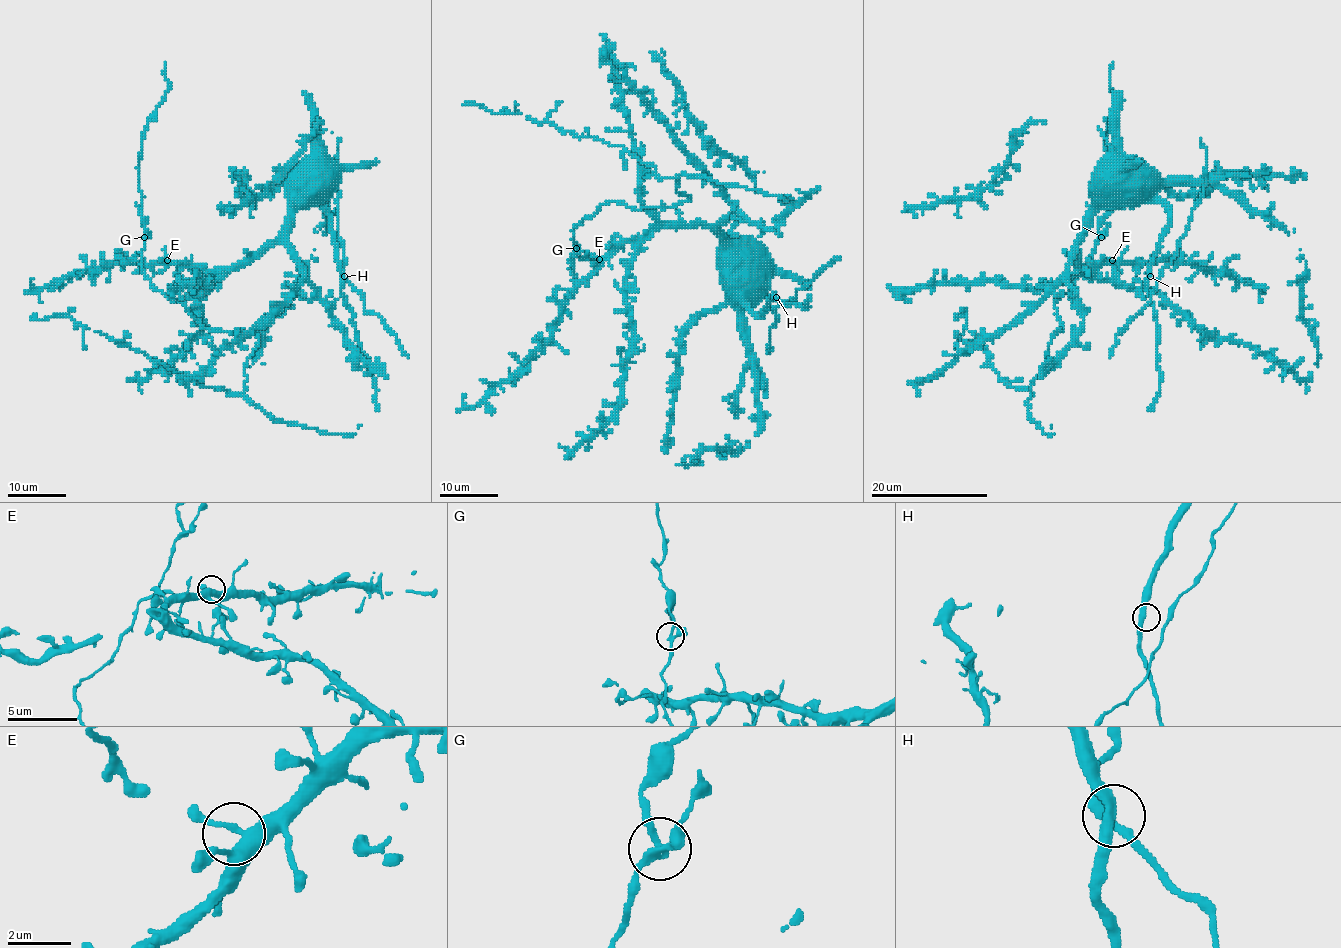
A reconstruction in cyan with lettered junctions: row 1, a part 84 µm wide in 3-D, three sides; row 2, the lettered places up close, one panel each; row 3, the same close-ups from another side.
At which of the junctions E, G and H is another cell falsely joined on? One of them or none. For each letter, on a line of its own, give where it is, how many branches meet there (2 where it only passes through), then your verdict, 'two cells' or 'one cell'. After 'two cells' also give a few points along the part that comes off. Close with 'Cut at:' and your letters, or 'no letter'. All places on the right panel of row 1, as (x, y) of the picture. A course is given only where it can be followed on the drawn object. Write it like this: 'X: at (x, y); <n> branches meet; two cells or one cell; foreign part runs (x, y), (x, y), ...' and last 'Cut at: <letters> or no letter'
E: at (1112, 260); 3 branches meet; one cell
G: at (1101, 237); 3 branches meet; one cell
H: at (1150, 276); 3 branches meet; one cell
Cut at: no letter

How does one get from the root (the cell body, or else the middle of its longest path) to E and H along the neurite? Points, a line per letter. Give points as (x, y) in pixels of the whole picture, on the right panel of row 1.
E: (1103, 189), (1102, 202), (1091, 214), (1091, 225), (1078, 240), (1078, 265), (1091, 269), (1112, 260)
H: (1103, 189), (1116, 200), (1157, 200), (1169, 212), (1168, 231), (1160, 241), (1150, 276)

